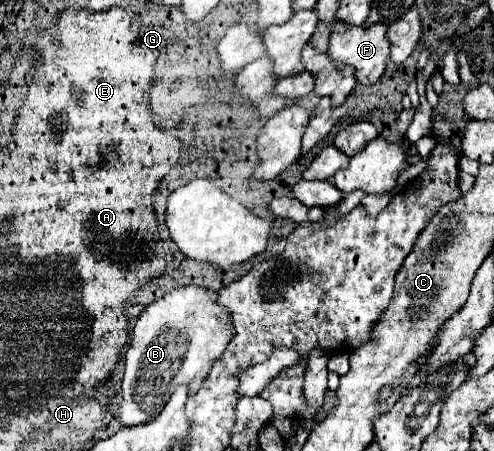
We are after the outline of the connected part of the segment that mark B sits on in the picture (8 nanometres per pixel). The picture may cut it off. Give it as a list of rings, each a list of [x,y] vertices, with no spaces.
[[[184,286],[152,302],[138,318],[126,352],[126,370],[122,380],[122,426],[136,426],[156,418],[172,392],[186,384],[190,394],[198,392],[212,364],[226,350],[234,336],[230,312],[218,306],[214,290],[202,286]]]

